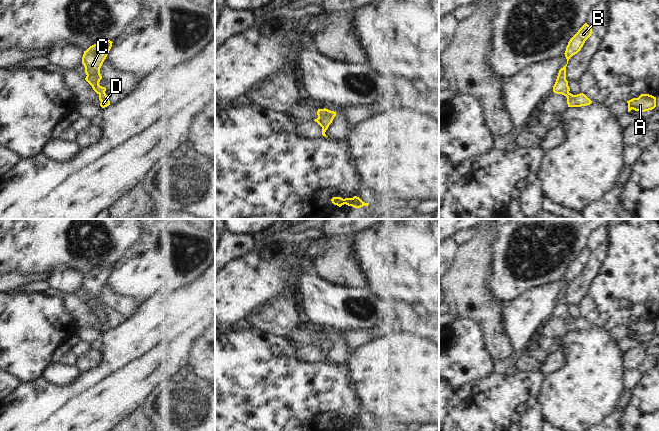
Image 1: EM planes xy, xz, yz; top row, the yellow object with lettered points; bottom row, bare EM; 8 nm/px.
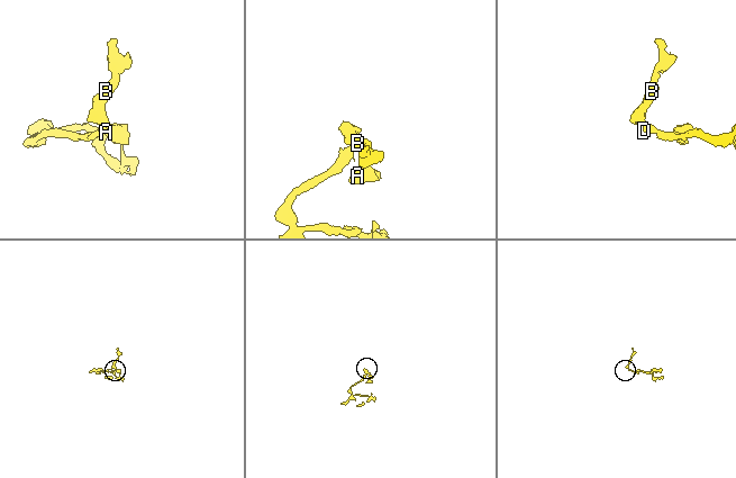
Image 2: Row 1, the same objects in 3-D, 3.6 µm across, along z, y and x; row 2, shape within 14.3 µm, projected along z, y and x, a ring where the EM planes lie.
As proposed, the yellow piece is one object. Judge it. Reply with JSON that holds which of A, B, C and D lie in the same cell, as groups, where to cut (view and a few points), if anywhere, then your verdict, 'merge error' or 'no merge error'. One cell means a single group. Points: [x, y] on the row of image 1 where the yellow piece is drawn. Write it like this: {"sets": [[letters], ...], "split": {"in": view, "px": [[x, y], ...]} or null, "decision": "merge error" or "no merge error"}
{"sets": [["A", "B", "C", "D"]], "split": null, "decision": "no merge error"}

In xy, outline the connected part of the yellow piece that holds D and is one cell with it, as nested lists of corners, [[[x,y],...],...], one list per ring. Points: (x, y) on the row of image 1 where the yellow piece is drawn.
[[[106,40],[101,43],[90,46],[84,51],[82,57],[82,64],[85,67],[86,78],[85,80],[92,86],[93,90],[99,95],[101,101],[100,106],[105,108],[110,105],[110,101],[105,93],[106,88],[99,85],[102,76],[100,68],[106,59],[111,47],[112,41]]]

